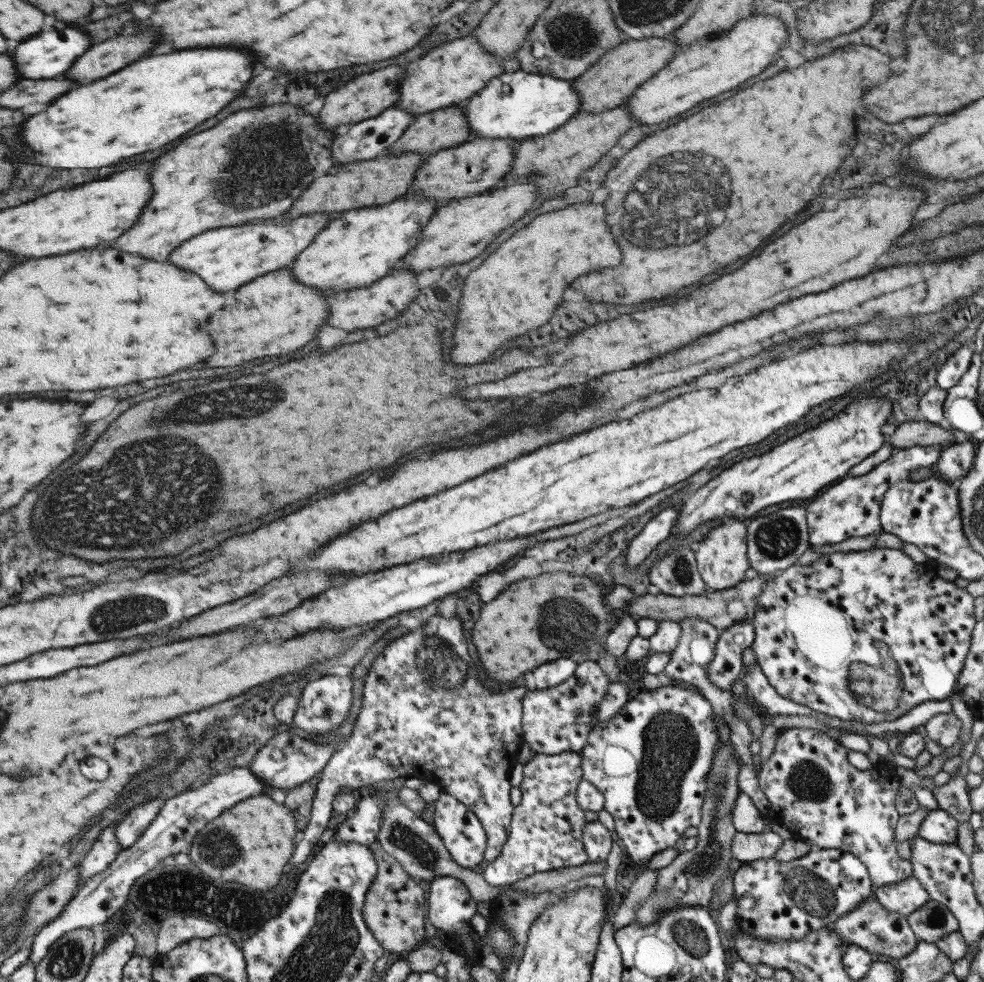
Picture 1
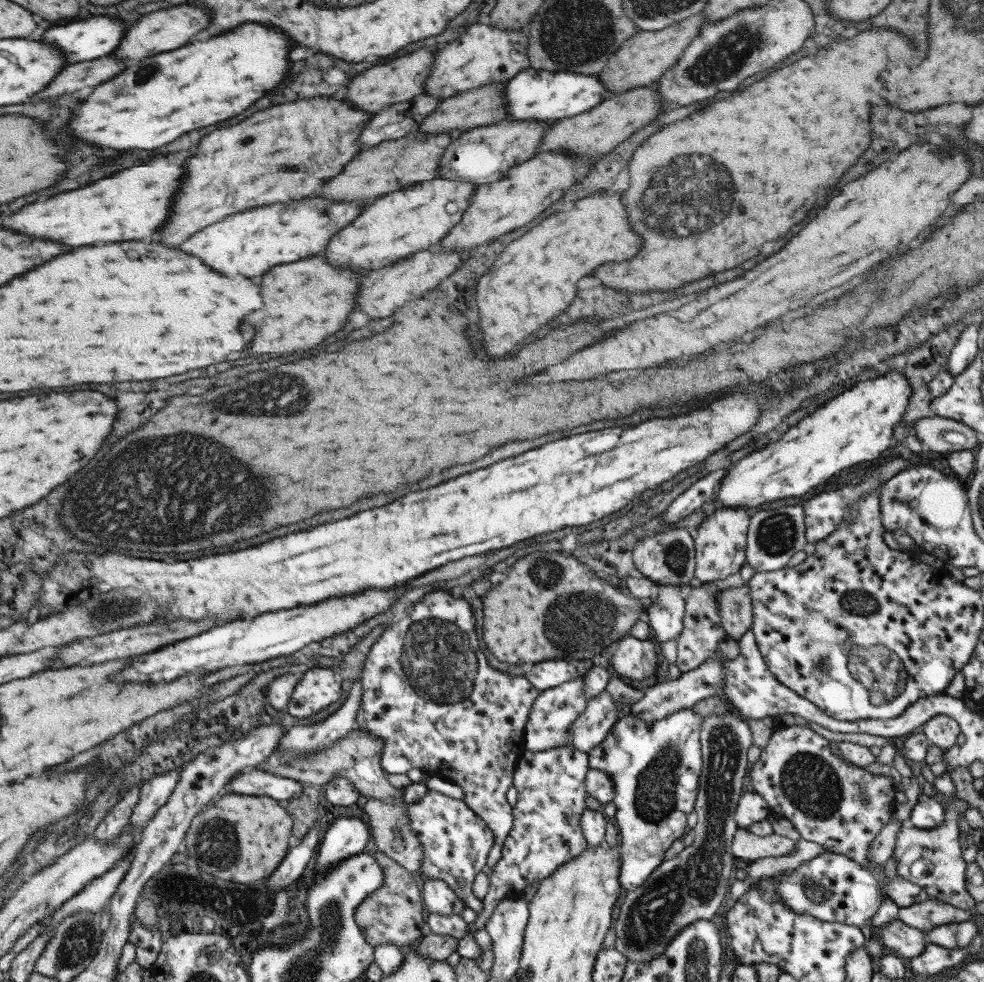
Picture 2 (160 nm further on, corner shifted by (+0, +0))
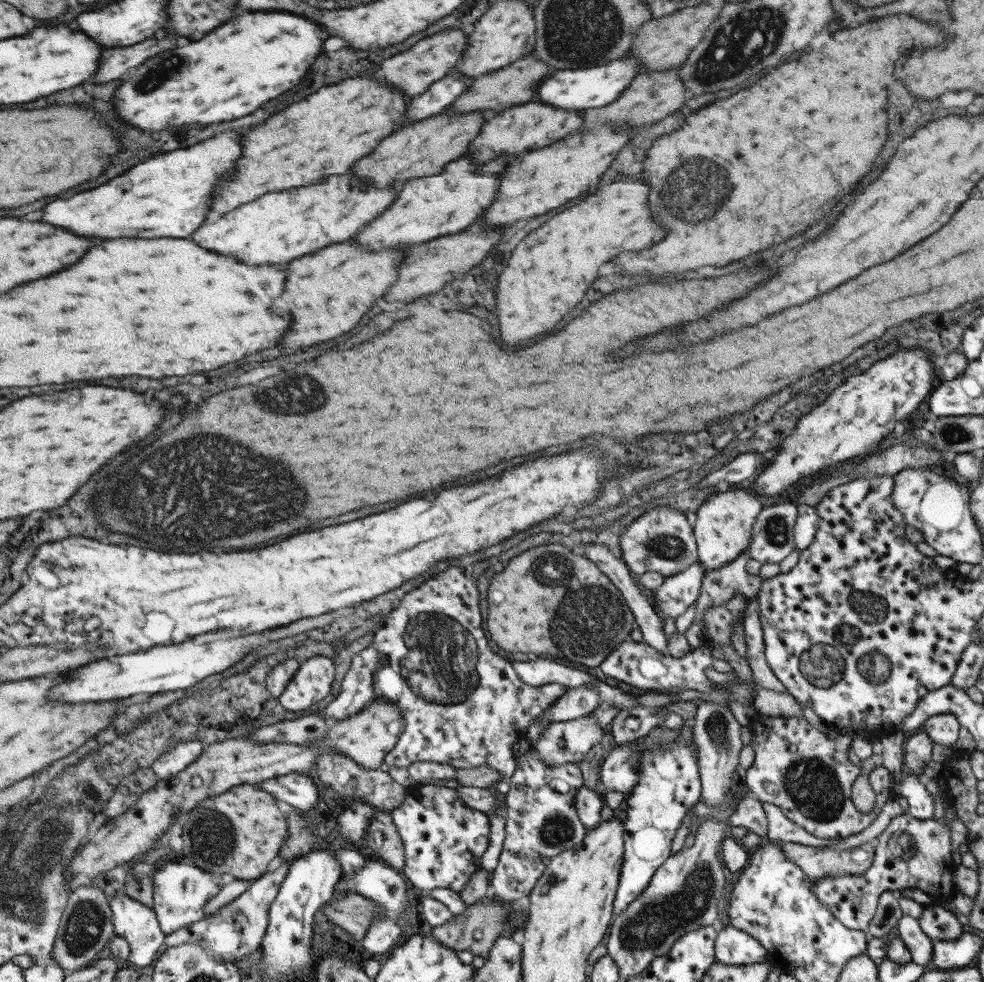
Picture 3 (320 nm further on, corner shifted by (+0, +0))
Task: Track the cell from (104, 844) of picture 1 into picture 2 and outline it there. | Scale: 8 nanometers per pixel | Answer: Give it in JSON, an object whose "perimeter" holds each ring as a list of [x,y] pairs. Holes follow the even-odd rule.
{"perimeter":[[[131,787],[118,803],[111,807],[103,820],[98,824],[95,833],[98,841],[108,845],[122,833],[123,827],[131,822],[135,807],[140,803],[142,787]]]}

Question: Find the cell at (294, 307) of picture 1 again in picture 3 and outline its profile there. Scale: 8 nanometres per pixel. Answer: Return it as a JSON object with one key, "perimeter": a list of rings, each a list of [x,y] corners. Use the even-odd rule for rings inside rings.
{"perimeter":[[[347,240],[289,262],[287,270],[291,270],[291,286],[287,286],[287,294],[275,302],[279,314],[291,314],[291,318],[295,318],[295,326],[291,326],[291,334],[283,338],[283,346],[309,346],[351,330],[371,302],[383,296],[393,284],[397,278],[397,264],[403,260],[405,252],[399,252],[397,248],[369,252],[361,250],[353,240]]]}

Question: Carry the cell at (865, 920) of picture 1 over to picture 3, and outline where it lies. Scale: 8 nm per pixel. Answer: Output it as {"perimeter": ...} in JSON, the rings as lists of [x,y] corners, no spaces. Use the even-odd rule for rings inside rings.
{"perimeter":[[[902,915],[897,923],[899,937],[909,951],[910,960],[919,966],[927,966],[931,962],[932,941],[918,925],[917,919]]]}

